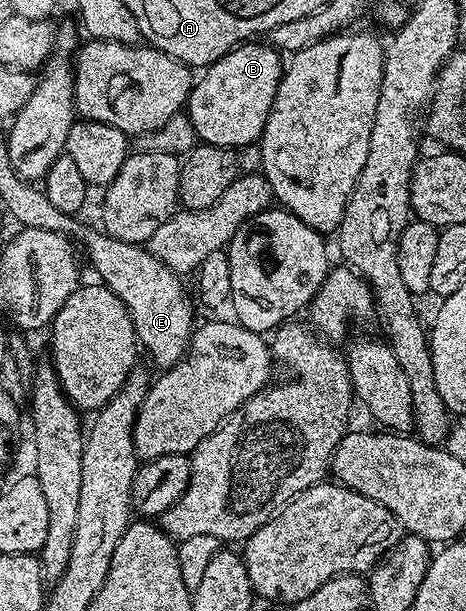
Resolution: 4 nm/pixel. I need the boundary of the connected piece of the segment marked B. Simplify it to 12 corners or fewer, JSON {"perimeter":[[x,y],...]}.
{"perimeter":[[243,43],[205,66],[188,116],[201,144],[261,138],[284,61]]}

